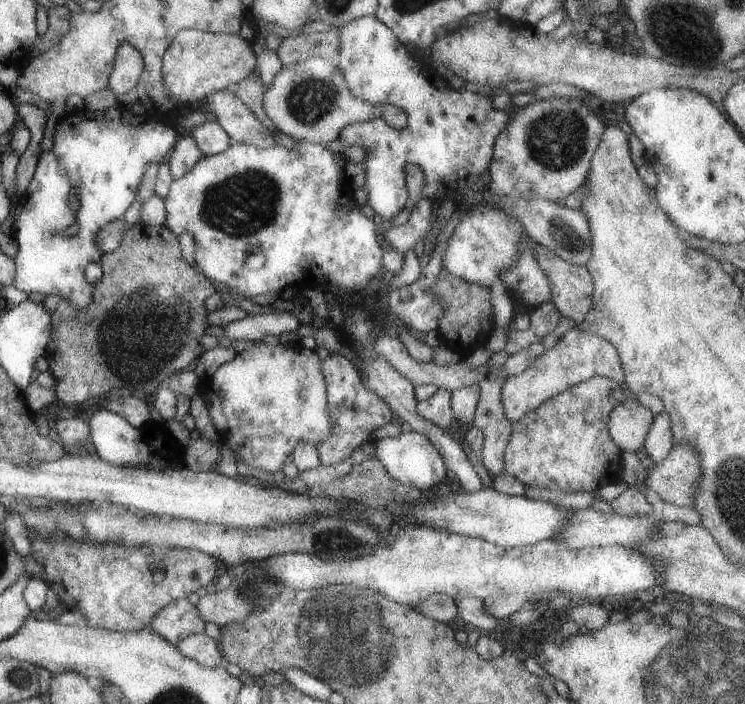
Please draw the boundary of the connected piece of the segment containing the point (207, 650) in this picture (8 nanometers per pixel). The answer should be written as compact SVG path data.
M206 633L186 635L176 643L177 649L202 667L218 667L225 663L218 641Z

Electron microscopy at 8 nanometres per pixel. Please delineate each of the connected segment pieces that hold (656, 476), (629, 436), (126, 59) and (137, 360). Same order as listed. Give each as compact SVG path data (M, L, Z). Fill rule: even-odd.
M674 445L662 462L647 472L643 489L654 490L662 504L693 506L697 484L701 479L698 452L690 445Z
M624 398L609 414L607 425L610 436L622 452L642 455L652 418L652 412L636 398Z
M122 44L117 50L107 87L114 92L116 98L118 95L134 89L144 67L142 55L138 50L131 44Z
M138 223L130 227L120 246L110 253L104 254L99 260L99 263L103 270L103 276L102 279L95 284L92 297L93 301L90 303L90 306L79 309L78 307L73 307L66 299L58 296L45 297L42 303L51 316L53 328L50 342L43 356L49 364L49 370L52 372L53 377L57 380L55 389L56 400L63 406L76 404L80 407L82 402L86 402L86 400L94 400L94 398L98 398L98 396L104 396L104 394L110 392L110 390L116 391L120 388L125 389L130 386L138 386L138 390L142 390L142 392L146 392L146 394L154 395L160 386L165 385L164 382L169 377L191 368L197 358L204 352L204 349L198 341L198 338L205 334L209 326L207 323L208 312L204 303L210 295L216 292L216 288L204 275L196 271L195 268L190 266L190 264L182 258L180 246L178 245L178 236L176 233L173 233L165 223L147 226Z

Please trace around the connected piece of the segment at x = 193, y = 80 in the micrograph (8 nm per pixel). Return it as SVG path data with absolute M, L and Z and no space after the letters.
M182 29L171 40L163 56L161 68L167 93L189 108L202 102L213 92L236 86L256 66L257 44L249 34L211 33L198 29Z

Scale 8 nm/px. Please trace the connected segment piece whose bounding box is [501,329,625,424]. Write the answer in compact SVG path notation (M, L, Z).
M571 329L560 337L554 348L545 350L524 372L507 378L501 390L501 401L506 418L514 424L546 400L564 392L594 375L608 377L618 384L625 382L623 366L615 346L596 335Z

